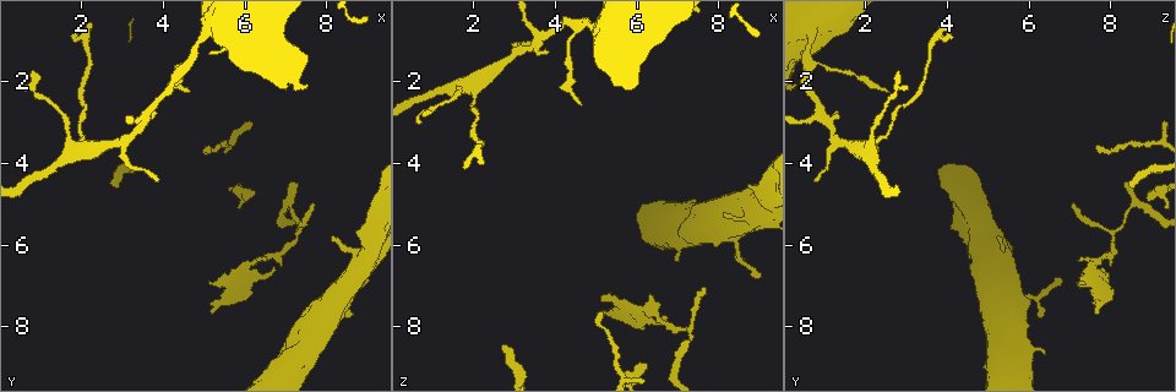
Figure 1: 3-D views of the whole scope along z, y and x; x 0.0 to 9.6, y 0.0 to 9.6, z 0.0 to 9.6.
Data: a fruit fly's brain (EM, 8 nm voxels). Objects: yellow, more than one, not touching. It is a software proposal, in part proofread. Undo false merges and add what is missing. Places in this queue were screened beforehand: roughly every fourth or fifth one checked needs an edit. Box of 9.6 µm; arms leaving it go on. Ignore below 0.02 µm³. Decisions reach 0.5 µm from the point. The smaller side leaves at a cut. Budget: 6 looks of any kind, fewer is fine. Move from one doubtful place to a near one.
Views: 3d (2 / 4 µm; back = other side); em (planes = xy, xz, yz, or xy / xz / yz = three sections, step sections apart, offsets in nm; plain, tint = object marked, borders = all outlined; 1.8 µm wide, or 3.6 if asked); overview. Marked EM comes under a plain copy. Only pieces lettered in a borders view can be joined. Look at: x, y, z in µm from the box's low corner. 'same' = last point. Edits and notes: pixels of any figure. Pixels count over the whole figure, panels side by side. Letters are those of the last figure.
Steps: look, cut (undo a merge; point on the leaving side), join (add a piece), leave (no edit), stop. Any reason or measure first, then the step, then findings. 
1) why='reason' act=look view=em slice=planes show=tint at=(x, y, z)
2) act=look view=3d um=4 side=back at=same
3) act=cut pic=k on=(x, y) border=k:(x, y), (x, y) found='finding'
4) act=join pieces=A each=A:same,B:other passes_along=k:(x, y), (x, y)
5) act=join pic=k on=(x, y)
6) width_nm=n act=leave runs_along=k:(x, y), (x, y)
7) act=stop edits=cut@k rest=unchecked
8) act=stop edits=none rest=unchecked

act=look view=em slice=xy step=8 show=tint at=(6.35, 6.40, 7.75)

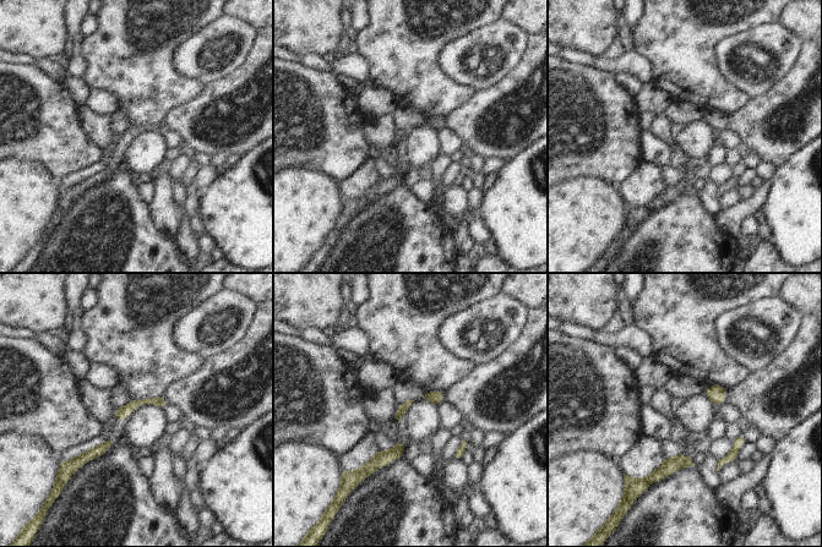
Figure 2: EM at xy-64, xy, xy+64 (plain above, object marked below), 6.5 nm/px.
act=look view=em slice=xy step=8 show=borders at=same

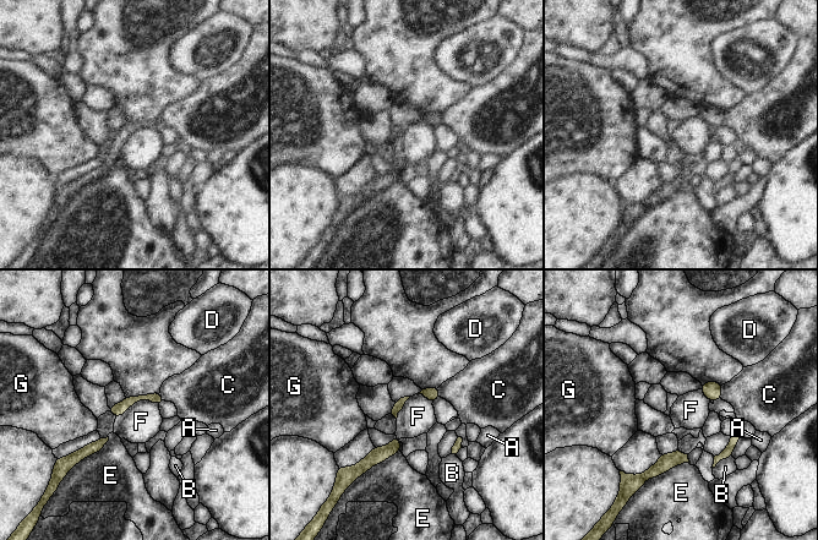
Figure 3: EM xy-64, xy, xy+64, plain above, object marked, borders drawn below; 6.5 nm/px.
width_nm=60 act=leave each=A:other,B:other,C:other,D:other,E:other,F:other,G:other found='continuous, no second neuron'

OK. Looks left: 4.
act=look view=3d um=2 at=(7.25, 4.55, 8.35)

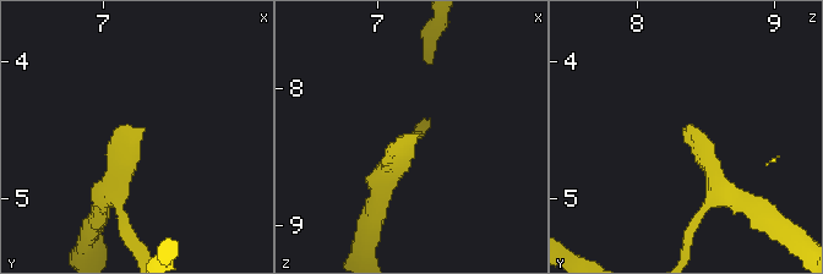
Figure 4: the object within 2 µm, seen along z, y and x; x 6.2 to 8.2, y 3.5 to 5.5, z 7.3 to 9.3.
why='shape alone is not enough' act=look view=em slice=planes show=borders at=(7.28, 4.50, 8.34)

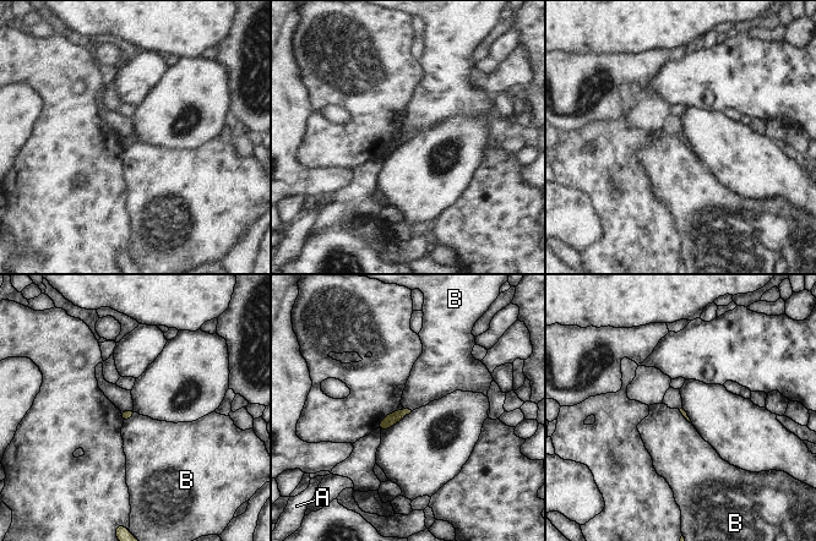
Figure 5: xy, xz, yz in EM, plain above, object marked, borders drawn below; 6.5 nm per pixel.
act=leave each=A:other,B:other border=5:(137, 413), (124, 422) found='no lettered piece goes on from it'

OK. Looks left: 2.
why='four arms meet' act=look view=em slice=planes show=tint at=(2.00, 3.60, 2.15)

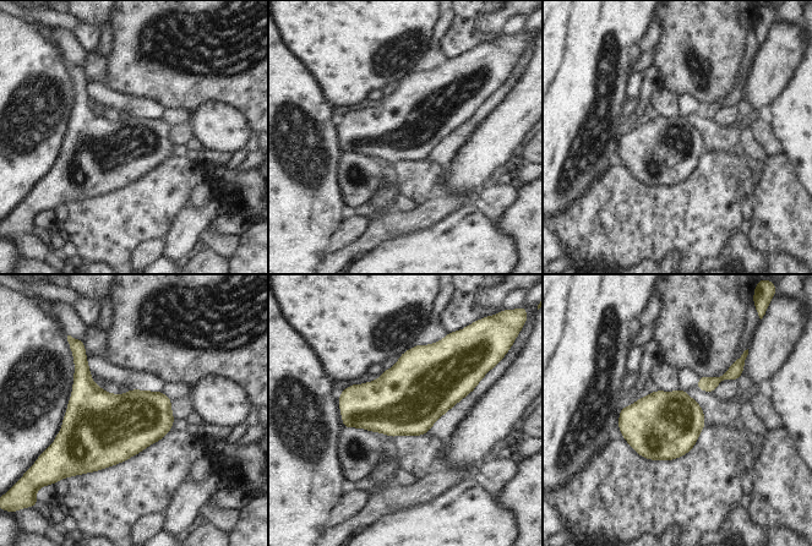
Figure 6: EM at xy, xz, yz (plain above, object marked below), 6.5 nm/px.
why='what lies round it' act=look view=em slice=planes show=borders at=same

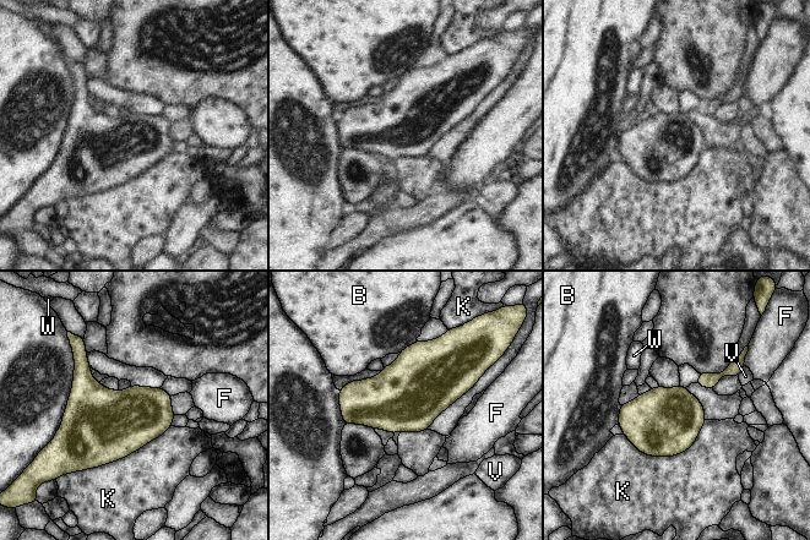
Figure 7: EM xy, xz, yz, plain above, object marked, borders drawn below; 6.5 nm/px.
longest_contact=K:700nm act=leave each=B:other,F:other,K:other,V:other,W:other found='continuous, no second neuron'

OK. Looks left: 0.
act=stop edits=none rest=unchecked

